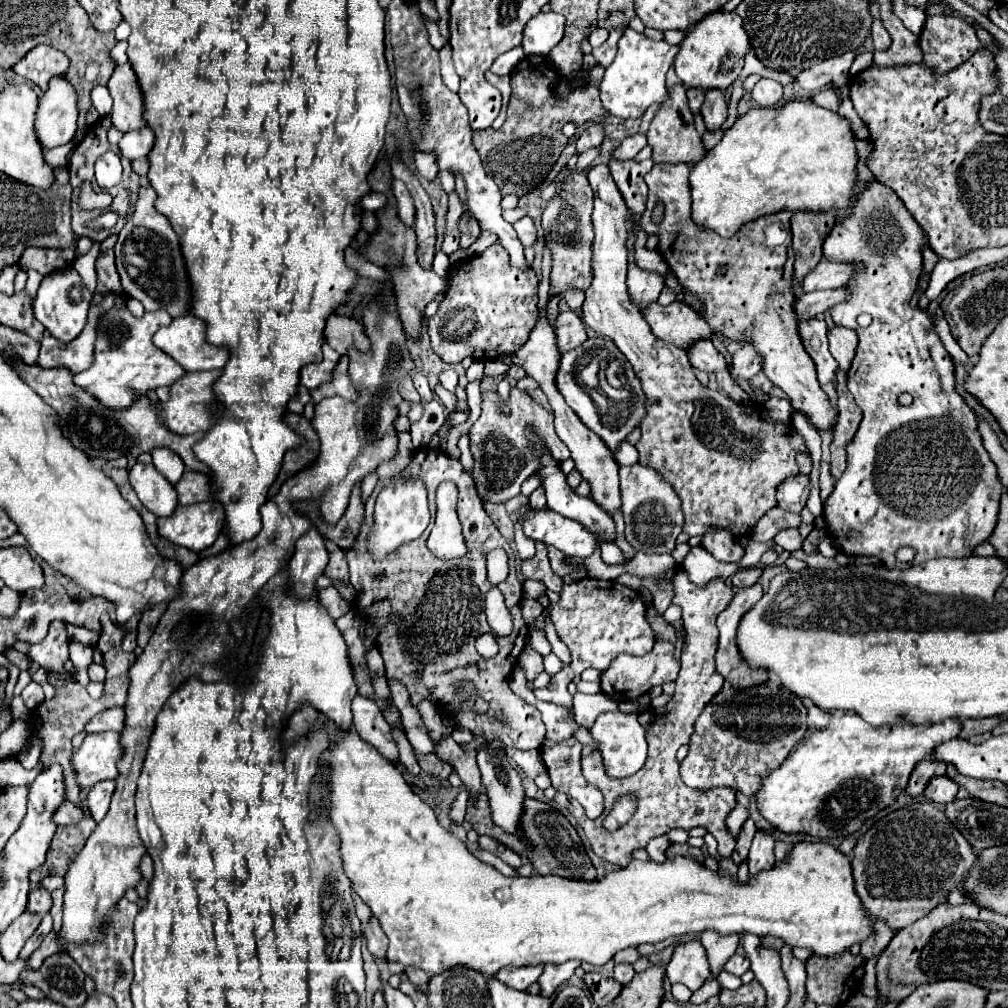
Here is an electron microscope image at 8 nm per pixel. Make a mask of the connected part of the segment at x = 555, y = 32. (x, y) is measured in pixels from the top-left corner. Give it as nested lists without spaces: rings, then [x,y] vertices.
[[[539,12],[533,16],[523,30],[523,50],[527,56],[541,54],[547,56],[553,46],[563,38],[565,16],[557,12]]]

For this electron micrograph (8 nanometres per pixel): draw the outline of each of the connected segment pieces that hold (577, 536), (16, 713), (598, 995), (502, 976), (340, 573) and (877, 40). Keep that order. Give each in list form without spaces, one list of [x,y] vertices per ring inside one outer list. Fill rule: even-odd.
[[[531,508],[525,514],[523,530],[529,538],[555,546],[565,556],[587,558],[601,546],[601,538],[595,532],[579,524],[577,520],[567,520],[553,510]]]
[[[13,697],[10,704],[10,709],[12,711],[13,721],[23,720],[26,721],[29,717],[30,711],[25,706],[21,697]]]
[[[587,972],[587,974],[583,976],[583,980],[585,980],[587,988],[591,990],[593,1002],[595,1002],[597,1006],[603,1006],[603,1004],[613,1002],[613,1000],[619,996],[619,992],[623,990],[623,986],[621,986],[617,980],[605,978],[605,976],[597,974],[597,972]]]
[[[535,964],[535,966],[521,966],[521,968],[515,968],[515,966],[505,966],[497,972],[497,978],[505,984],[509,984],[511,988],[517,988],[517,990],[527,990],[533,982],[539,980],[543,972],[543,966],[541,964]]]
[[[331,540],[325,542],[327,552],[329,552],[329,564],[325,568],[325,576],[331,580],[349,580],[349,572],[347,572],[347,560],[345,560],[345,552]]]
[[[873,18],[871,36],[873,36],[873,46],[875,46],[875,50],[887,50],[887,48],[889,48],[891,36],[887,34],[887,30],[883,28],[883,22],[881,22],[879,18]]]

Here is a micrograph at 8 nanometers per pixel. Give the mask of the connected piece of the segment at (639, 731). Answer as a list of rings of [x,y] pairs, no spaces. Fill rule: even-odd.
[[[603,712],[597,716],[593,728],[591,728],[593,738],[599,742],[599,752],[603,756],[605,770],[611,778],[625,778],[635,774],[647,758],[647,742],[645,742],[645,730],[637,722],[637,714],[629,712]]]

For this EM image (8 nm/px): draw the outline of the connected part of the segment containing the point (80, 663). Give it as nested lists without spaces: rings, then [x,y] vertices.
[[[71,640],[69,654],[71,654],[71,662],[73,662],[75,668],[87,668],[93,662],[93,648],[85,646],[81,642]]]

